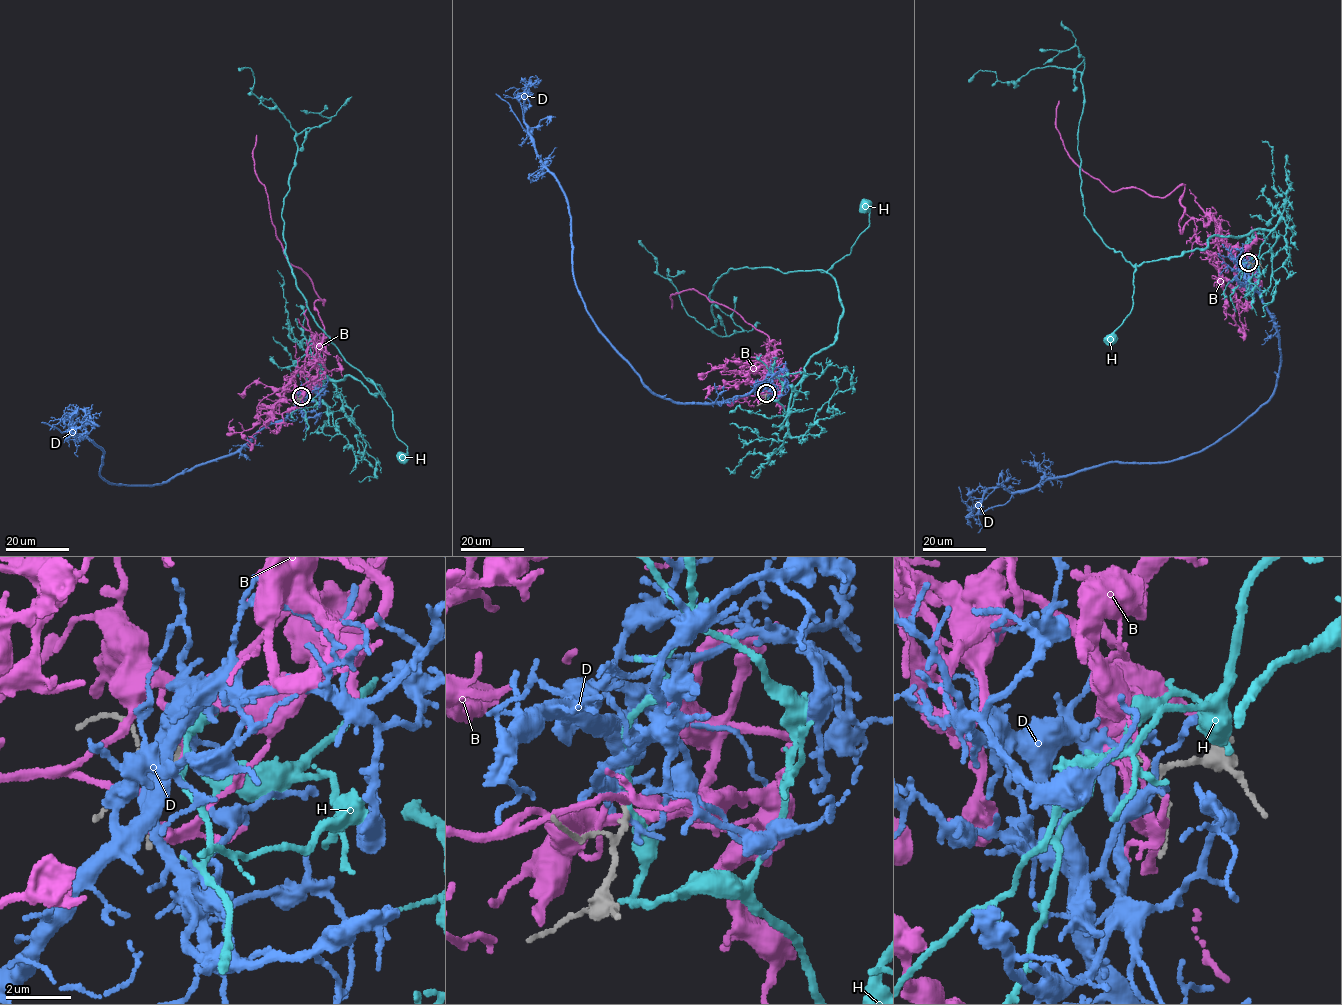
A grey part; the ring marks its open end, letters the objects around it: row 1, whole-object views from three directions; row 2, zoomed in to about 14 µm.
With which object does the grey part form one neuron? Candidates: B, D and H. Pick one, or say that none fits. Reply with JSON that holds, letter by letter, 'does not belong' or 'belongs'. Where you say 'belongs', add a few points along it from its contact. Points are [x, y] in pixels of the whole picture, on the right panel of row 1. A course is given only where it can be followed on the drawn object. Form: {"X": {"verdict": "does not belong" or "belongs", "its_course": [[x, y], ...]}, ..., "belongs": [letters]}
{"B": {"verdict": "does not belong"}, "D": {"verdict": "does not belong"}, "H": {"verdict": "does not belong"}, "belongs": []}

